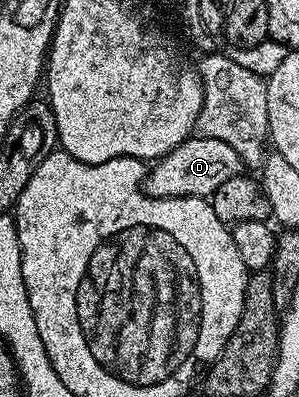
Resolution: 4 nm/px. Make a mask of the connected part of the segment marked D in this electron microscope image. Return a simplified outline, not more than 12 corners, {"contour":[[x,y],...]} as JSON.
{"contour":[[207,135],[185,139],[144,175],[154,199],[213,196],[242,158]]}

